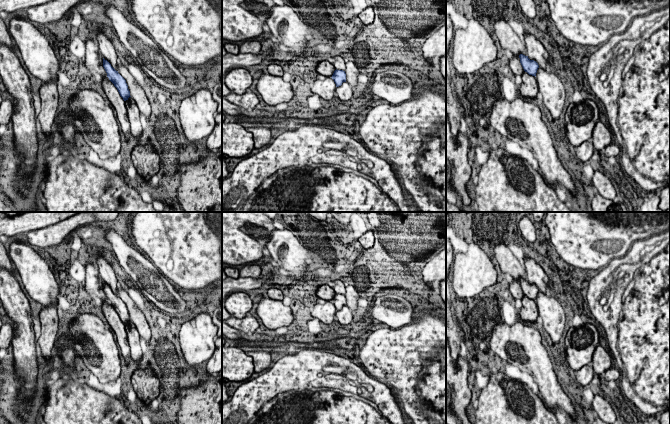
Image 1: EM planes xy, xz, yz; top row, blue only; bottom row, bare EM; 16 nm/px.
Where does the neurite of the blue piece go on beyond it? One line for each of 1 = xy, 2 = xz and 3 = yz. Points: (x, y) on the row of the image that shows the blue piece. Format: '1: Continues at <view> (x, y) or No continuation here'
1: Continues at xy (133, 112)
2: Continues at xz (339, 64)
3: Continues at yz (514, 63)

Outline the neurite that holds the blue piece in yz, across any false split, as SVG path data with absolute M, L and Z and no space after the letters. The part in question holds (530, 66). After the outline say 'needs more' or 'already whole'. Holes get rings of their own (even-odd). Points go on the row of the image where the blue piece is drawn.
M520 54L518 57L513 55L513 57L509 59L509 67L514 75L522 75L525 71L529 75L536 77L539 65L536 61L530 60L528 56Z; needs more

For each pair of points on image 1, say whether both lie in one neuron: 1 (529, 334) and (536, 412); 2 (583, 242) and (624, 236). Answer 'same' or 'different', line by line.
1: different
2: same

